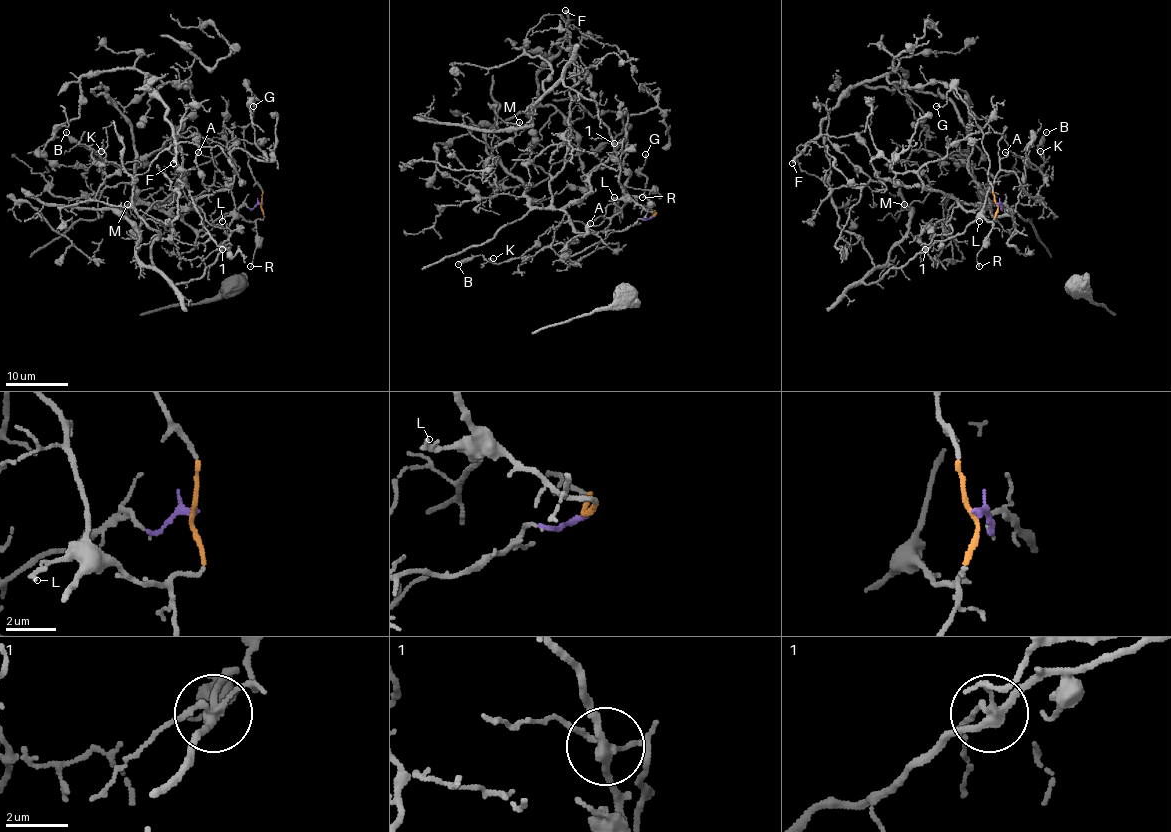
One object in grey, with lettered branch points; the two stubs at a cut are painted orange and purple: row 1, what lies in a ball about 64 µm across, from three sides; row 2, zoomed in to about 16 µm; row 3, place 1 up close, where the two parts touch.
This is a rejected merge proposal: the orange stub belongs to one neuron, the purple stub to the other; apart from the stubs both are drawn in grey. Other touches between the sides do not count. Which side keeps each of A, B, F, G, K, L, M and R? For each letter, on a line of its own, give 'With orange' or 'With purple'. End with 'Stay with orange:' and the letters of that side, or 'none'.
A: With orange
B: With orange
F: With orange
G: With orange
K: With orange
L: With orange
M: With orange
R: With orange
Stay with orange: A, B, F, G, K, L, M, R

